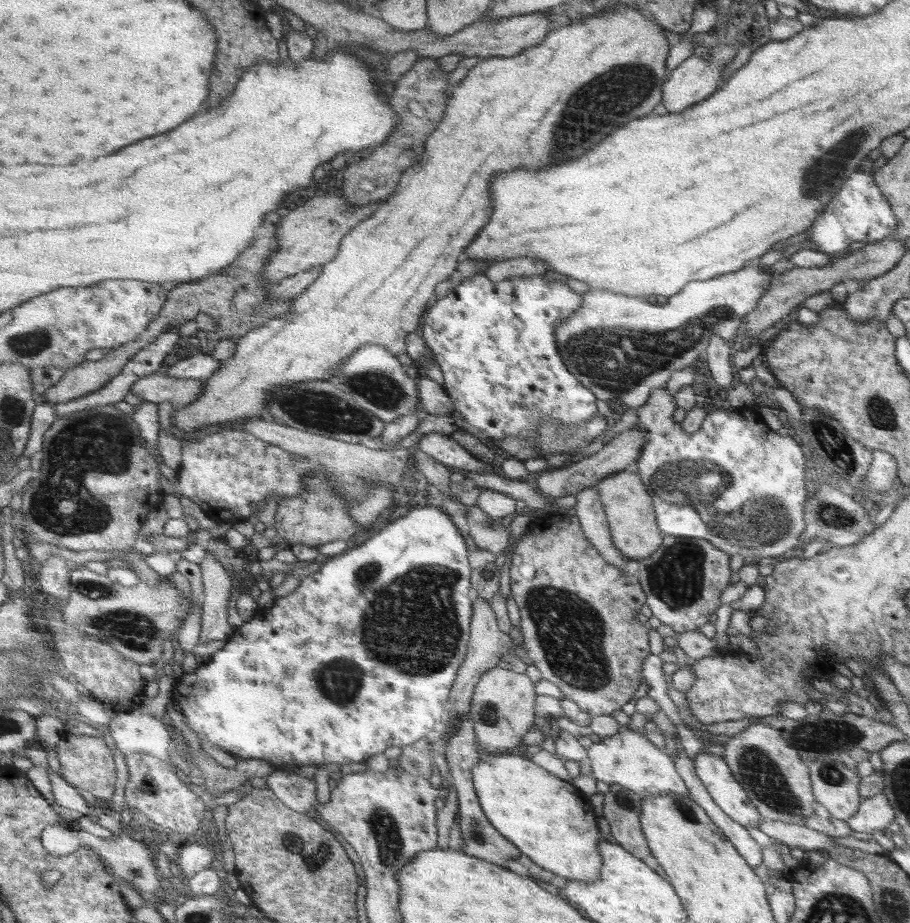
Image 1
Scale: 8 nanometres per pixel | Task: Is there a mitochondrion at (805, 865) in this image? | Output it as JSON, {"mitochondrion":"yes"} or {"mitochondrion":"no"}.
{"mitochondrion":"no"}

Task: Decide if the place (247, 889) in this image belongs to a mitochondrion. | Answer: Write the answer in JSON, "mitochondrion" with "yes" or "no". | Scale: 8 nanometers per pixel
{"mitochondrion":"no"}

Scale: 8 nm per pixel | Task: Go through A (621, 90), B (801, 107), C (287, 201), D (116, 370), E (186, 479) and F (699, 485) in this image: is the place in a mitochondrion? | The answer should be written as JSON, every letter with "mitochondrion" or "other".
{"A":"mitochondrion","B":"other","C":"other","D":"other","E":"other","F":"mitochondrion"}

